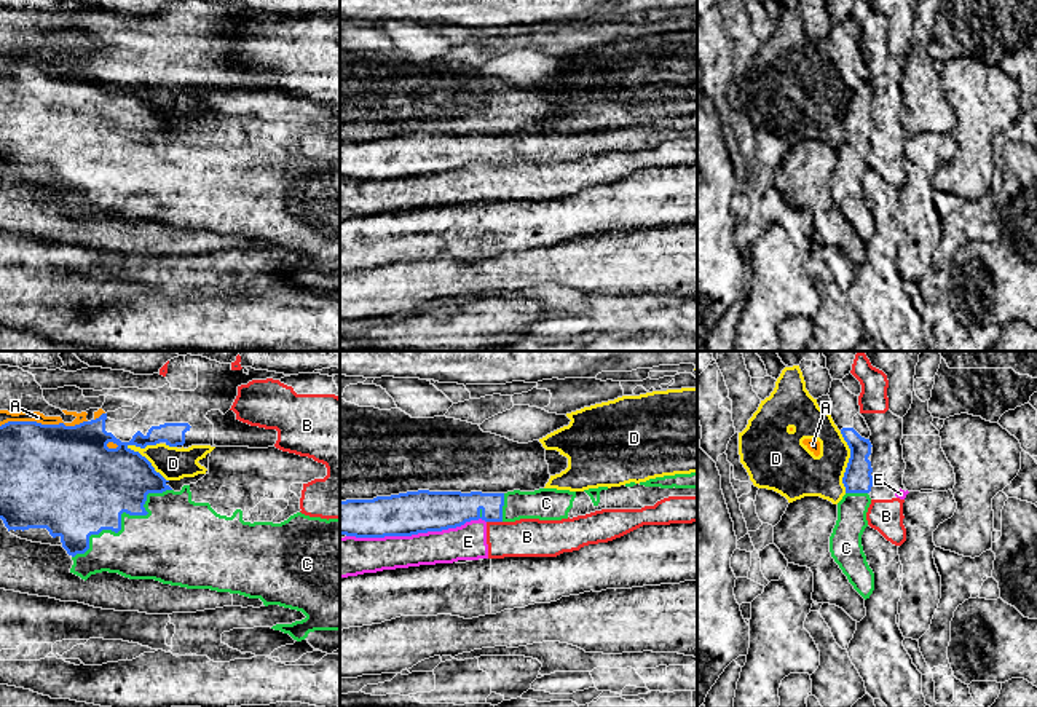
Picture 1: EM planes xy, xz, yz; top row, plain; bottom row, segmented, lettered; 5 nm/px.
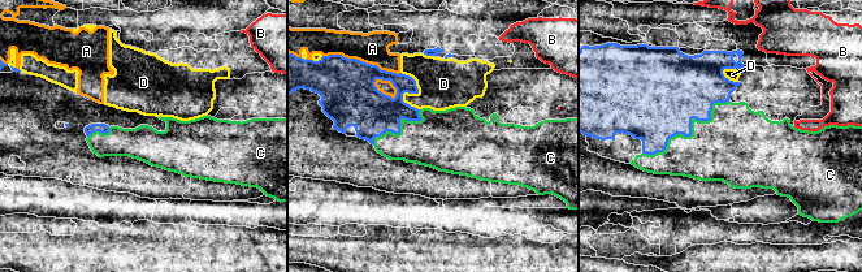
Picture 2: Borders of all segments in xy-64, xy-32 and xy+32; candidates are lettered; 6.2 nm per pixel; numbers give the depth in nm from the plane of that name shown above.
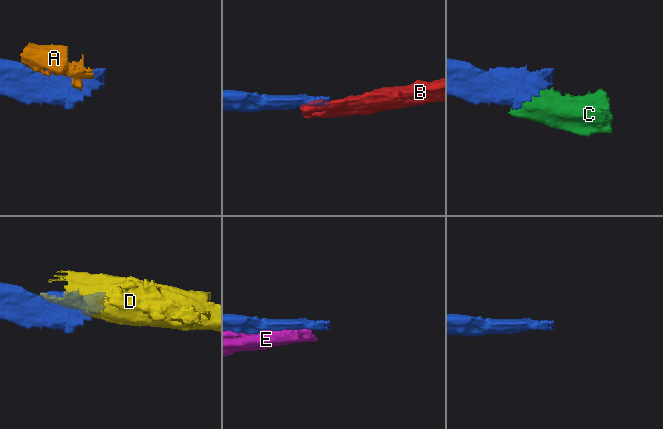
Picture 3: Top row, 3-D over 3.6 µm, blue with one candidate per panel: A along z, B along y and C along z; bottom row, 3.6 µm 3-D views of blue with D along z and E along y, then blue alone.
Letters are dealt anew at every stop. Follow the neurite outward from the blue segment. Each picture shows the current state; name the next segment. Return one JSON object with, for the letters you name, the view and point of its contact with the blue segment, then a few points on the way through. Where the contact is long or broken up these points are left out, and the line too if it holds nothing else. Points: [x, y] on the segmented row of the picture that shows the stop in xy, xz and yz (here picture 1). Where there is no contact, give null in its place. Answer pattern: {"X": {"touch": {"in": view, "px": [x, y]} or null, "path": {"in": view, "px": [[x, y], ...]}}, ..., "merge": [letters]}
{"C": {"touch": {"in": "xy", "px": [120, 517]}}, "merge": ["C"]}

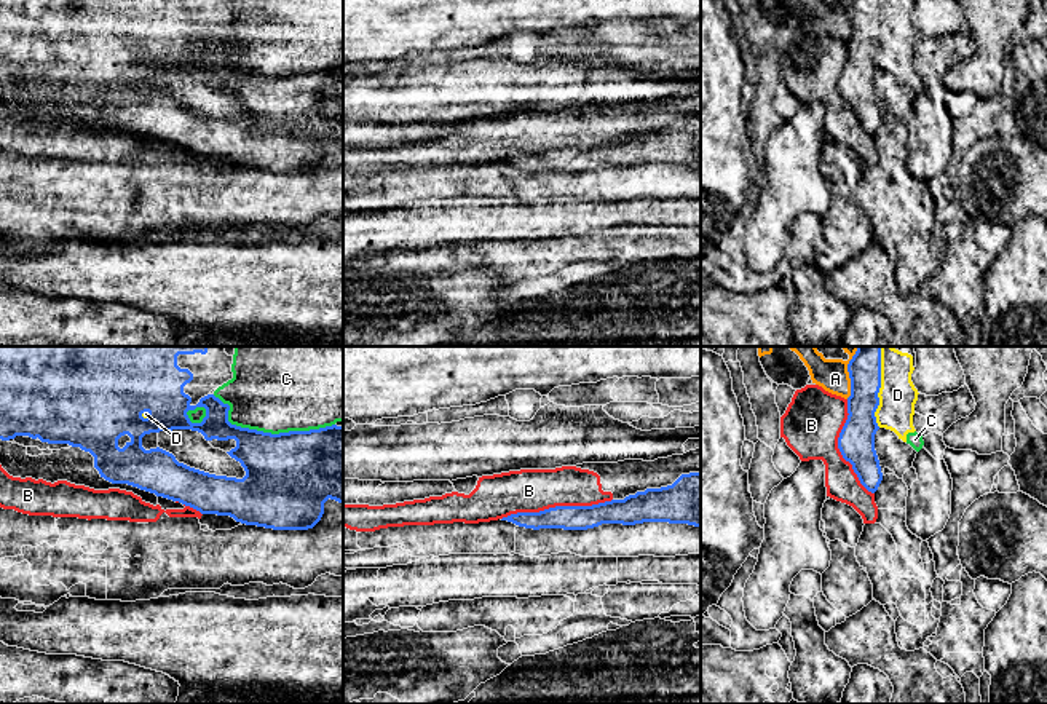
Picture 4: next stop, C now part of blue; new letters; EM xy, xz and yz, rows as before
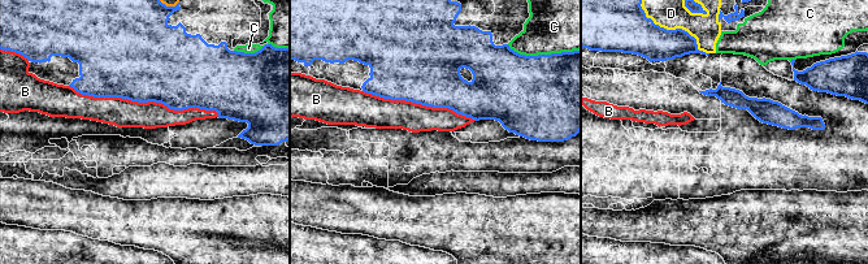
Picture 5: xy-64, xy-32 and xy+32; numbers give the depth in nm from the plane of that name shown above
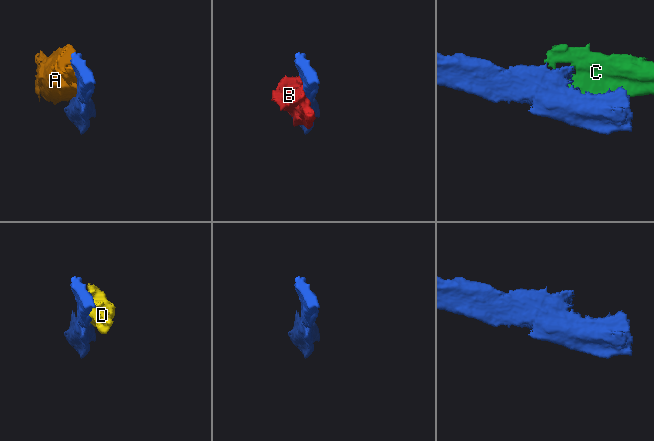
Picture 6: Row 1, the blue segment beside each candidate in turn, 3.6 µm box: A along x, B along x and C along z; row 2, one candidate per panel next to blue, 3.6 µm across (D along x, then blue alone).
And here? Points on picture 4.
{"merge": []}

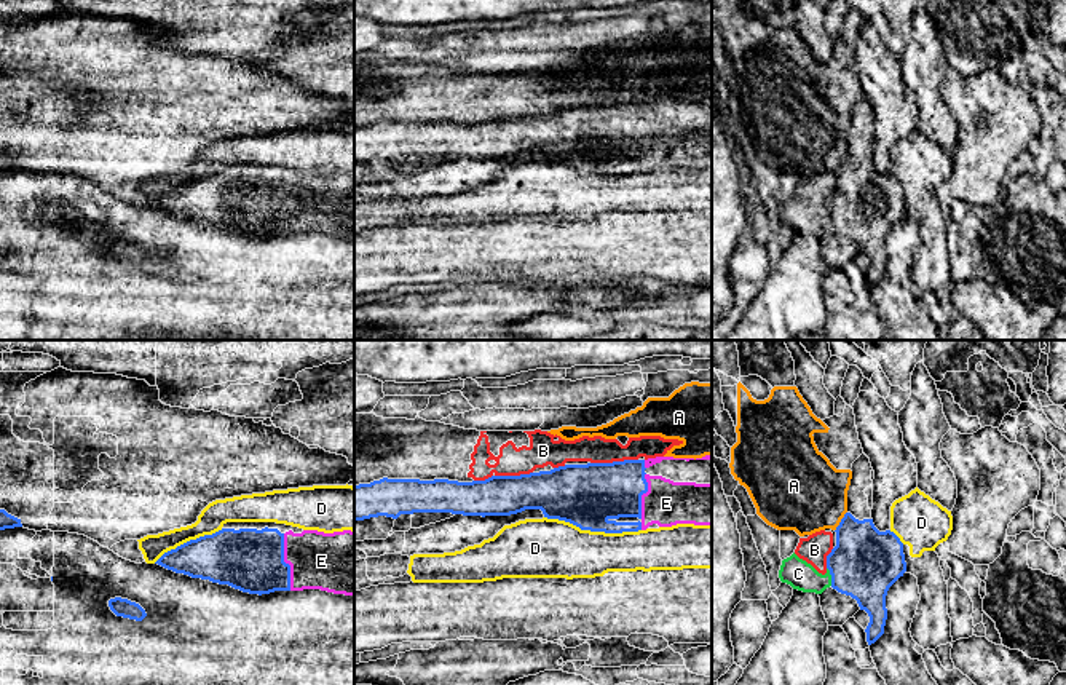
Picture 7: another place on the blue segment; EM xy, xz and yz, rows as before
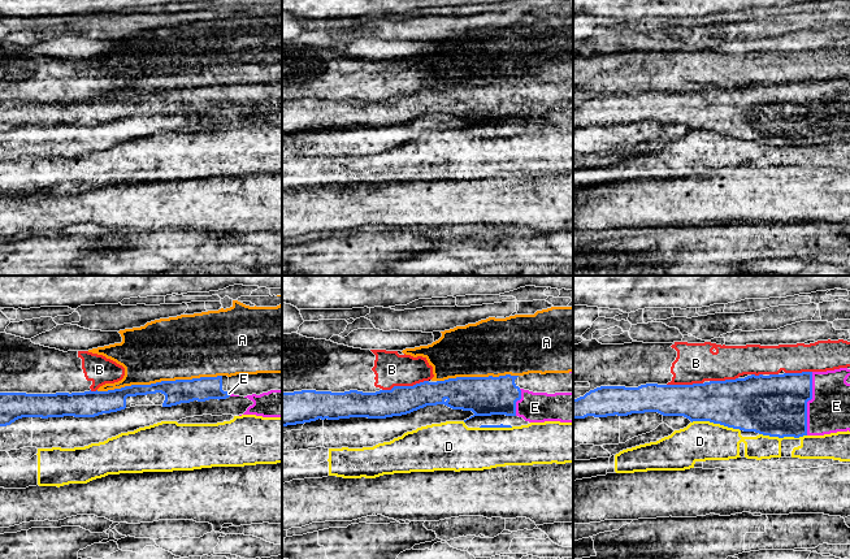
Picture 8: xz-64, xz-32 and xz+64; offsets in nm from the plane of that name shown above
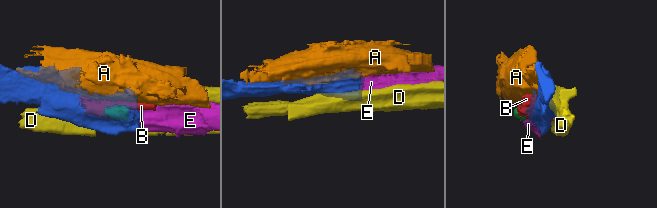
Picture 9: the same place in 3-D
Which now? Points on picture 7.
{"E": {"touch": {"in": "xy", "px": [284, 562]}}, "merge": ["E"]}

